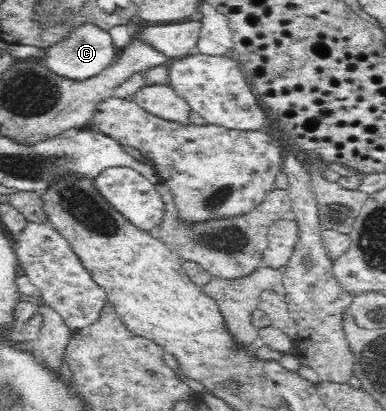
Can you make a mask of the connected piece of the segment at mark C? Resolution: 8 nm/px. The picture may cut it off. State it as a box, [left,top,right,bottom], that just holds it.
[40,23,118,81]

